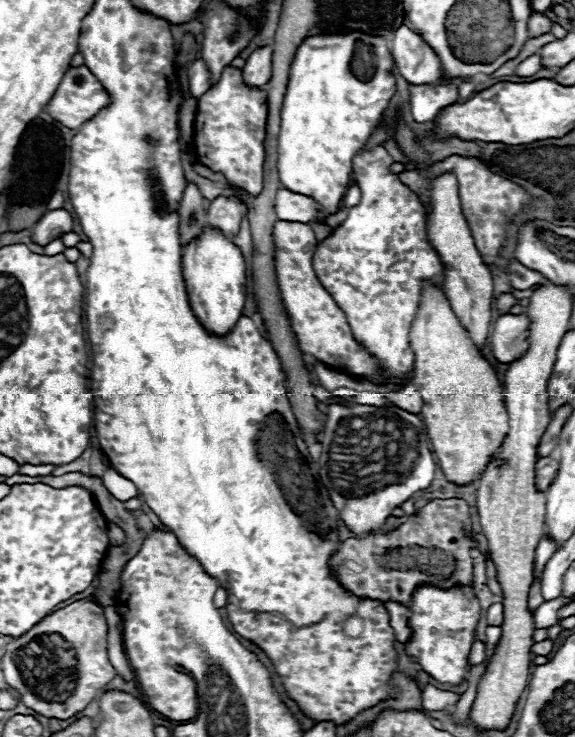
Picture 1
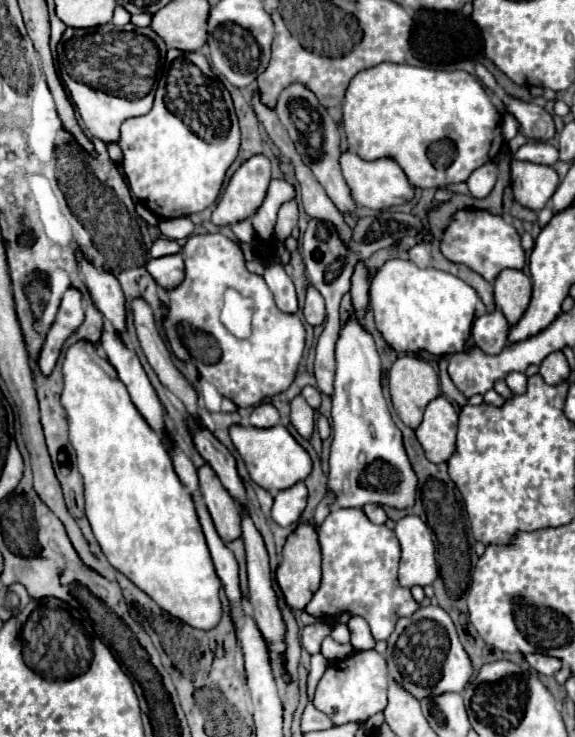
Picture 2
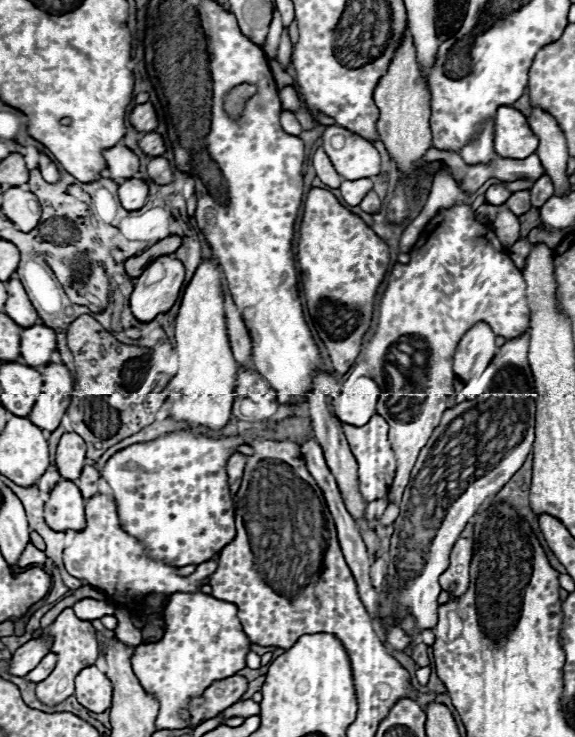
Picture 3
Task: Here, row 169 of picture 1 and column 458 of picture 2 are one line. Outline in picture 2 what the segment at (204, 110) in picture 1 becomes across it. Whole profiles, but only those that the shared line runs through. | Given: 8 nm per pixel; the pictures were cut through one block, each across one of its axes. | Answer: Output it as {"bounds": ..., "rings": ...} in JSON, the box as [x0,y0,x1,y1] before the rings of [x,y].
{"bounds":[440,208,526,282],"rings":[[[464,208],[464,210],[458,210],[456,214],[452,214],[450,224],[446,226],[446,230],[442,234],[440,250],[450,262],[468,266],[470,270],[484,276],[488,282],[494,280],[498,276],[498,272],[504,268],[522,270],[522,266],[526,262],[516,228],[504,216],[490,214],[486,210],[482,212],[482,210],[474,208]]]}

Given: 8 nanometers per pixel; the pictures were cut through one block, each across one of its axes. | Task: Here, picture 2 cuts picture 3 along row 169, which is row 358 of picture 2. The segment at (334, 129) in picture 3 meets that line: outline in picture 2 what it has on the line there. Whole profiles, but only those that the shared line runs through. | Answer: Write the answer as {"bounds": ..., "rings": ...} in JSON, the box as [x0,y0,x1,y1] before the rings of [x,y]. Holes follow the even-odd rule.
{"bounds":[328,314,418,508],"rings":[[[350,314],[336,340],[336,380],[332,394],[328,492],[334,494],[334,504],[338,508],[362,508],[368,502],[394,508],[408,508],[414,504],[418,480],[404,452],[402,434],[390,418],[380,378],[380,356],[374,338],[364,322]],[[358,456],[362,456],[362,464]]]}

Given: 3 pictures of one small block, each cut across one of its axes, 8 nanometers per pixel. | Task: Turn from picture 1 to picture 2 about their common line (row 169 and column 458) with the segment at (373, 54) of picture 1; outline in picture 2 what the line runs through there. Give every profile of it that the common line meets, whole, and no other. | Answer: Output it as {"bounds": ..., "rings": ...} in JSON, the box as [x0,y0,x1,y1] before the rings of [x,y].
{"bounds":[370,258,478,356],"rings":[[[394,258],[374,274],[370,300],[376,328],[394,350],[404,354],[424,350],[434,356],[450,356],[462,352],[470,338],[478,294],[458,276],[436,268],[422,270],[410,260]]]}

